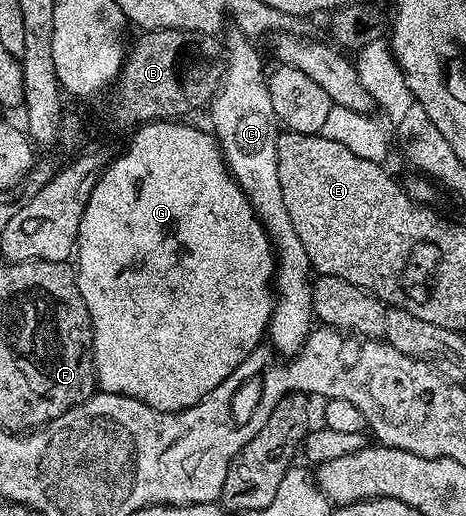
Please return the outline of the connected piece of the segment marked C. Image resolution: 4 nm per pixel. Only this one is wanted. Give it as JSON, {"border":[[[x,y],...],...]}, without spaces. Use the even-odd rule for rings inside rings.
{"border":[[[236,29],[230,31],[230,35],[223,39],[225,71],[223,67],[217,90],[207,104],[207,112],[209,111],[209,119],[213,122],[212,134],[216,135],[217,144],[221,146],[221,153],[225,156],[226,167],[249,198],[249,204],[269,235],[275,256],[275,302],[269,318],[267,339],[272,350],[281,354],[278,356],[292,357],[299,354],[305,339],[315,327],[311,268],[307,249],[303,249],[303,241],[299,241],[299,236],[295,234],[295,225],[291,225],[291,217],[287,217],[287,205],[283,205],[283,189],[279,189],[279,124],[275,105],[271,105],[265,63],[261,60],[255,45],[257,43],[252,38]]]}

